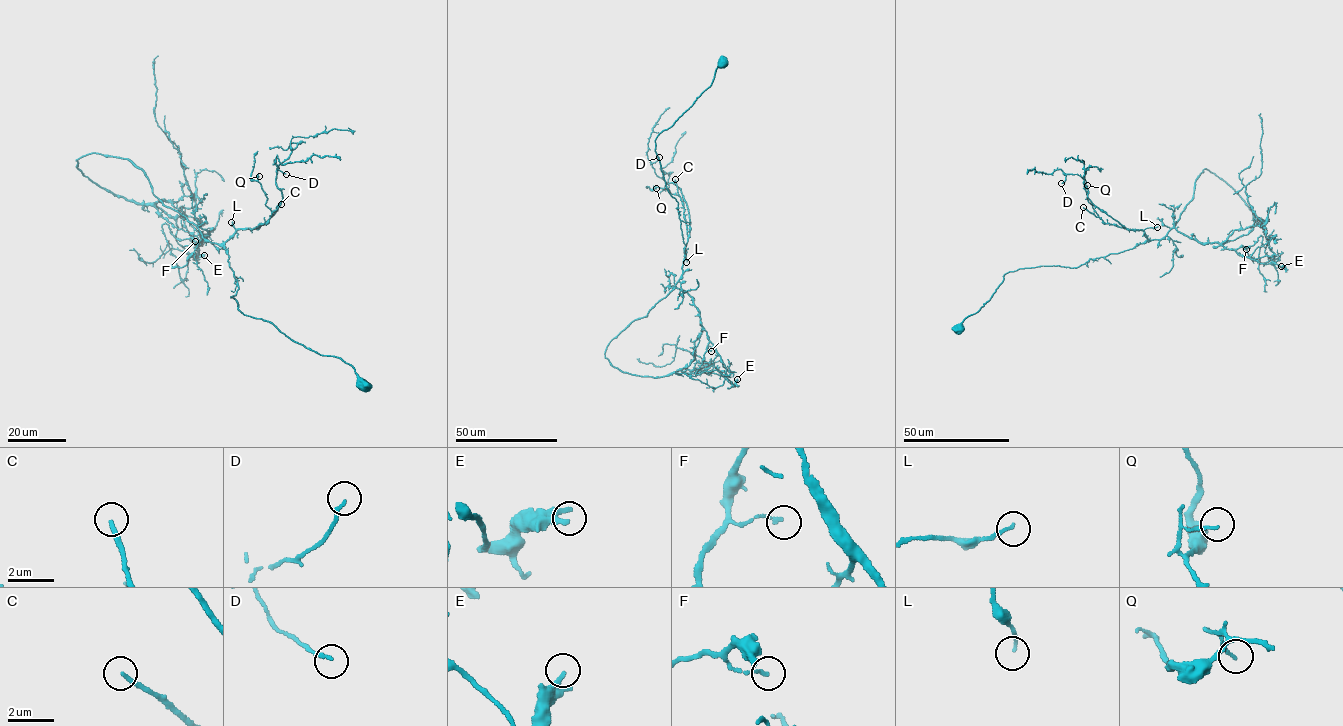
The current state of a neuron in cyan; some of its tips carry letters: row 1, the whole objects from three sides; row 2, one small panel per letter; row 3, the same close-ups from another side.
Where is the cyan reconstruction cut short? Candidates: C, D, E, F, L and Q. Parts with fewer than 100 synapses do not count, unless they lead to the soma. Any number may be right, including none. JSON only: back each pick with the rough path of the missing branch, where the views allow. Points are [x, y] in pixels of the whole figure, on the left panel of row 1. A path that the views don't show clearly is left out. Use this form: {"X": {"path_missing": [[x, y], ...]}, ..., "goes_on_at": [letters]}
{"C": {"path_missing": [[281, 204], [291, 200], [311, 203], [332, 192], [374, 144], [371, 126], [364, 125]]}, "goes_on_at": ["C"]}

